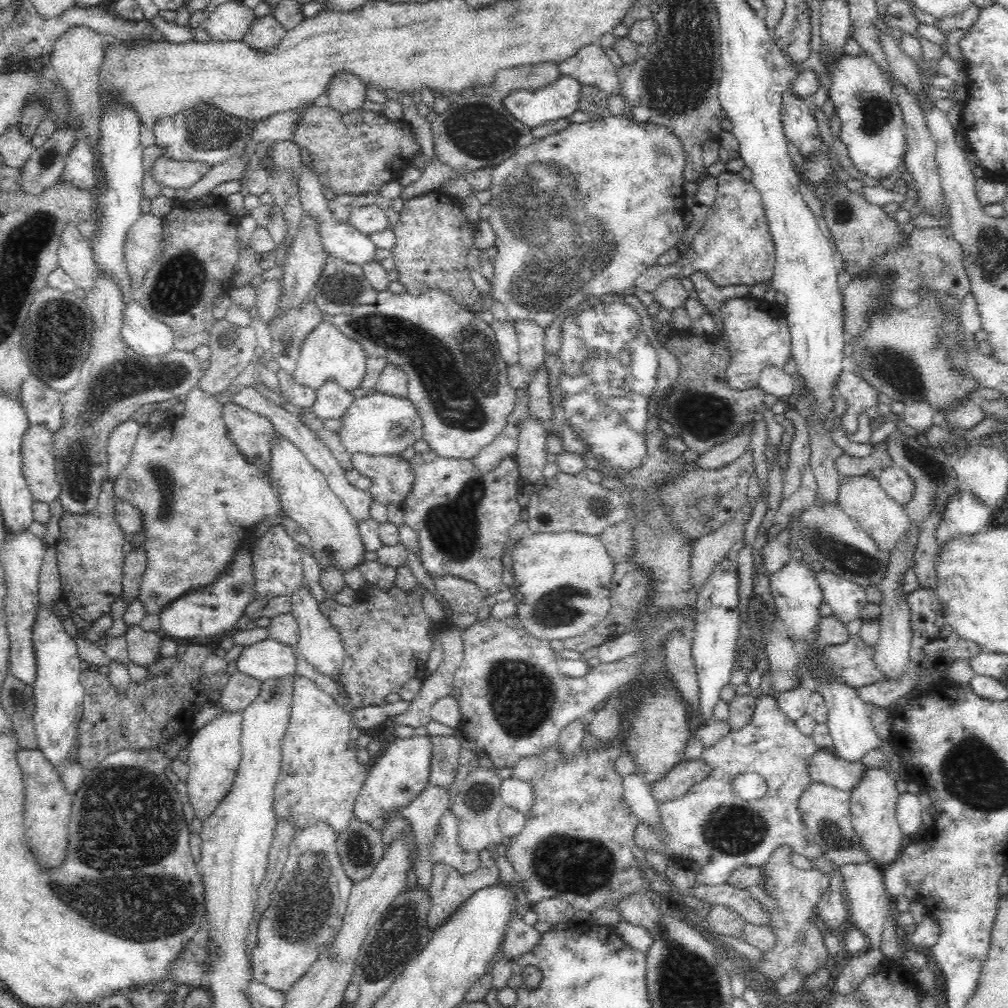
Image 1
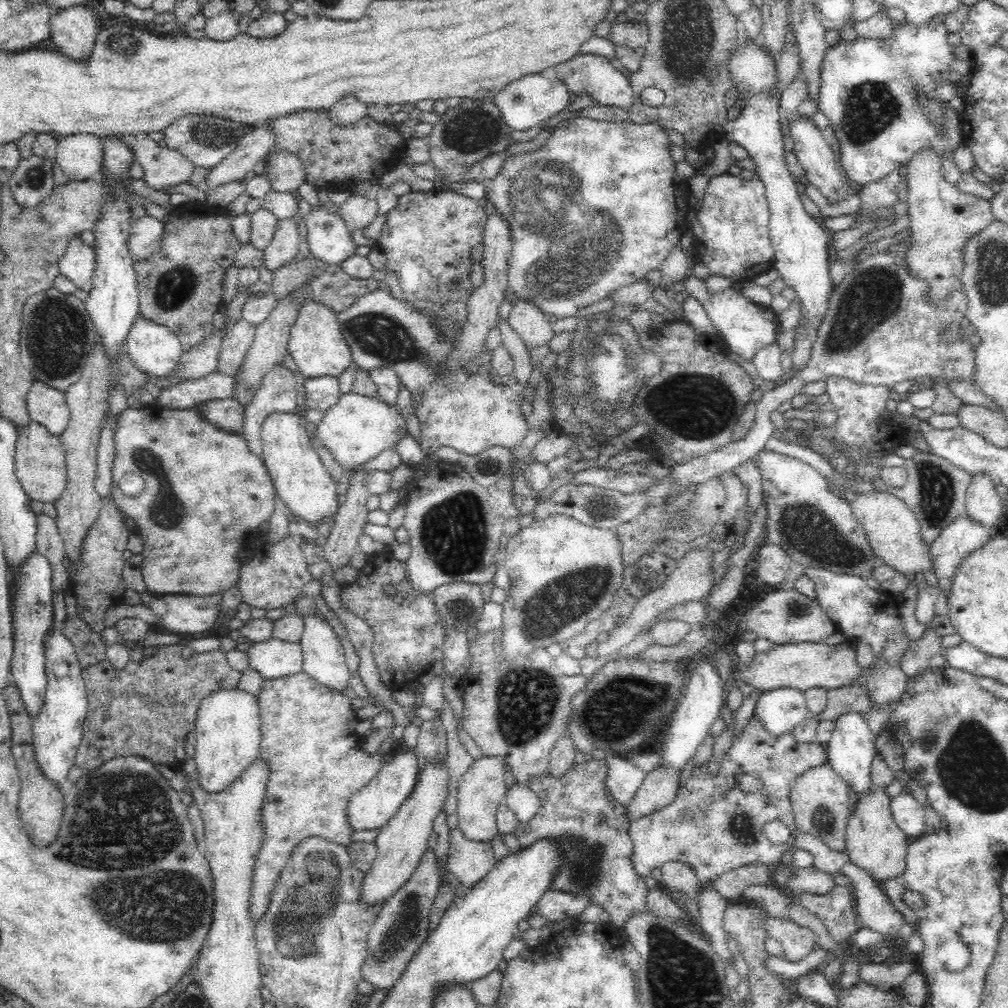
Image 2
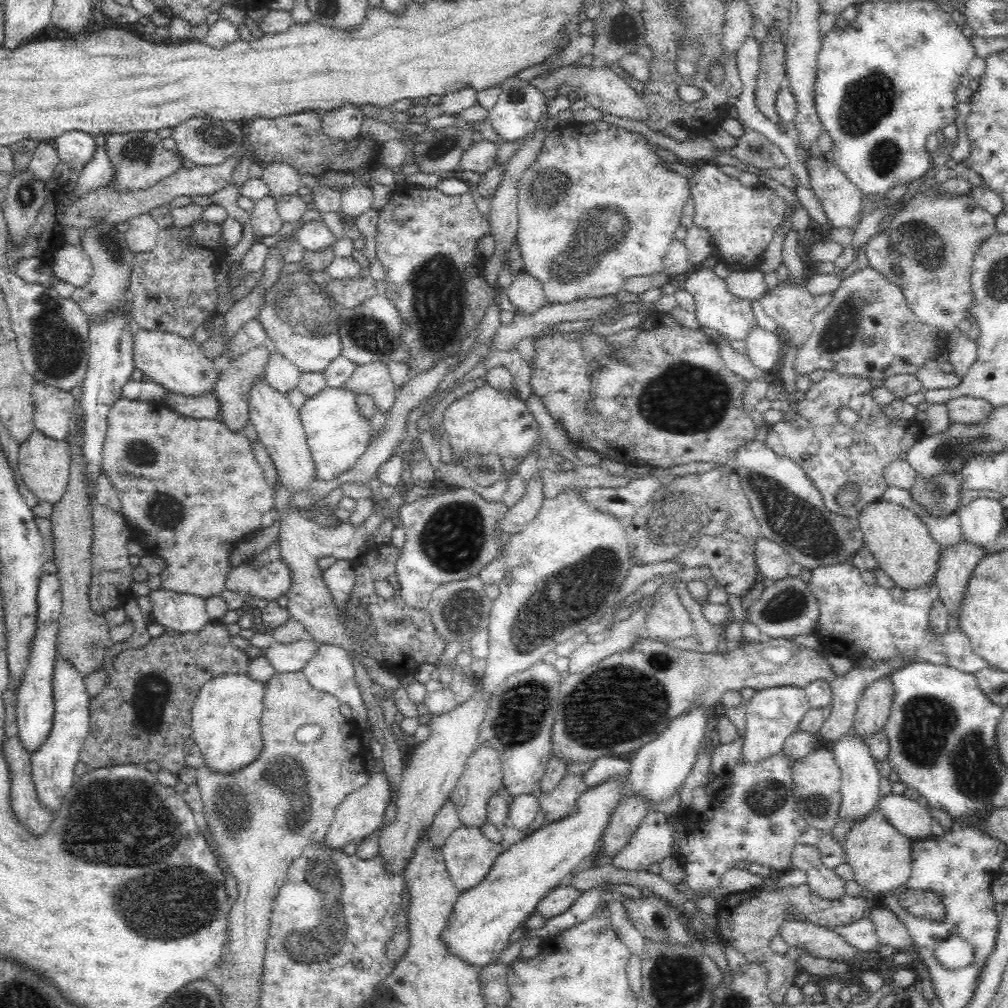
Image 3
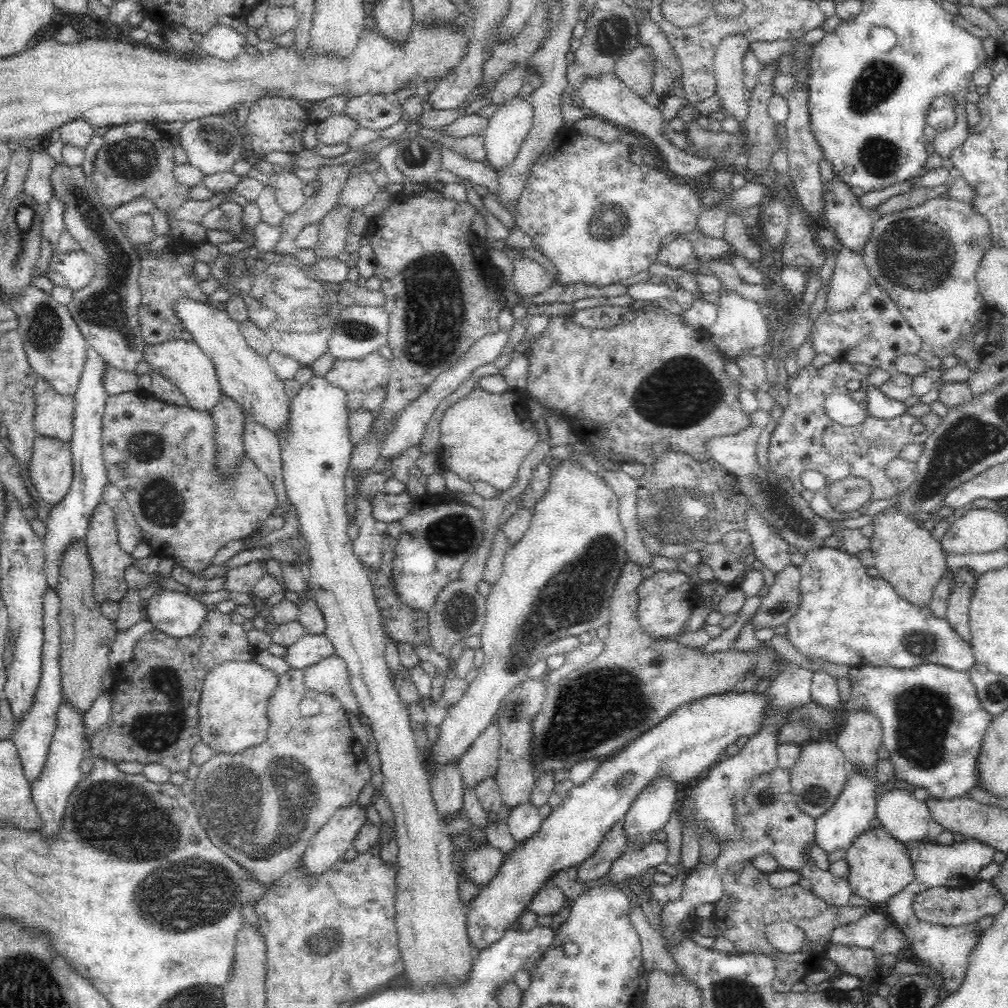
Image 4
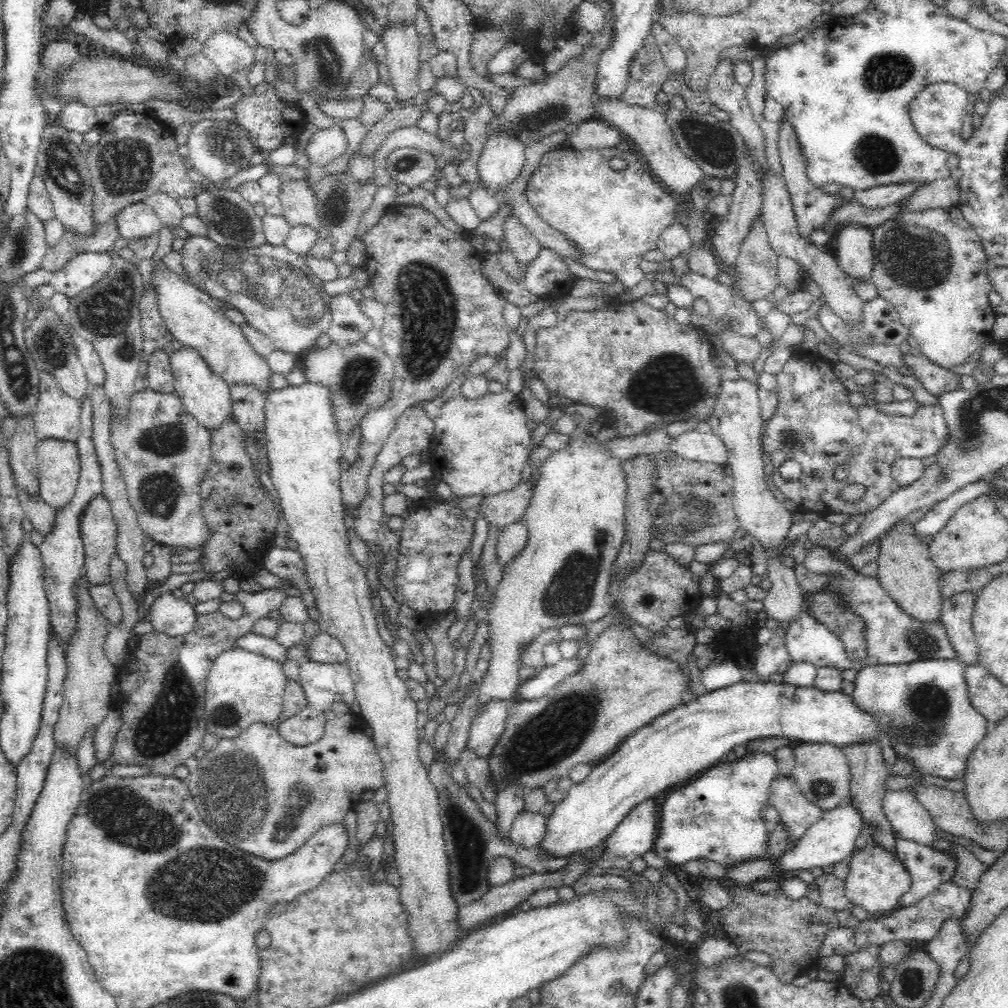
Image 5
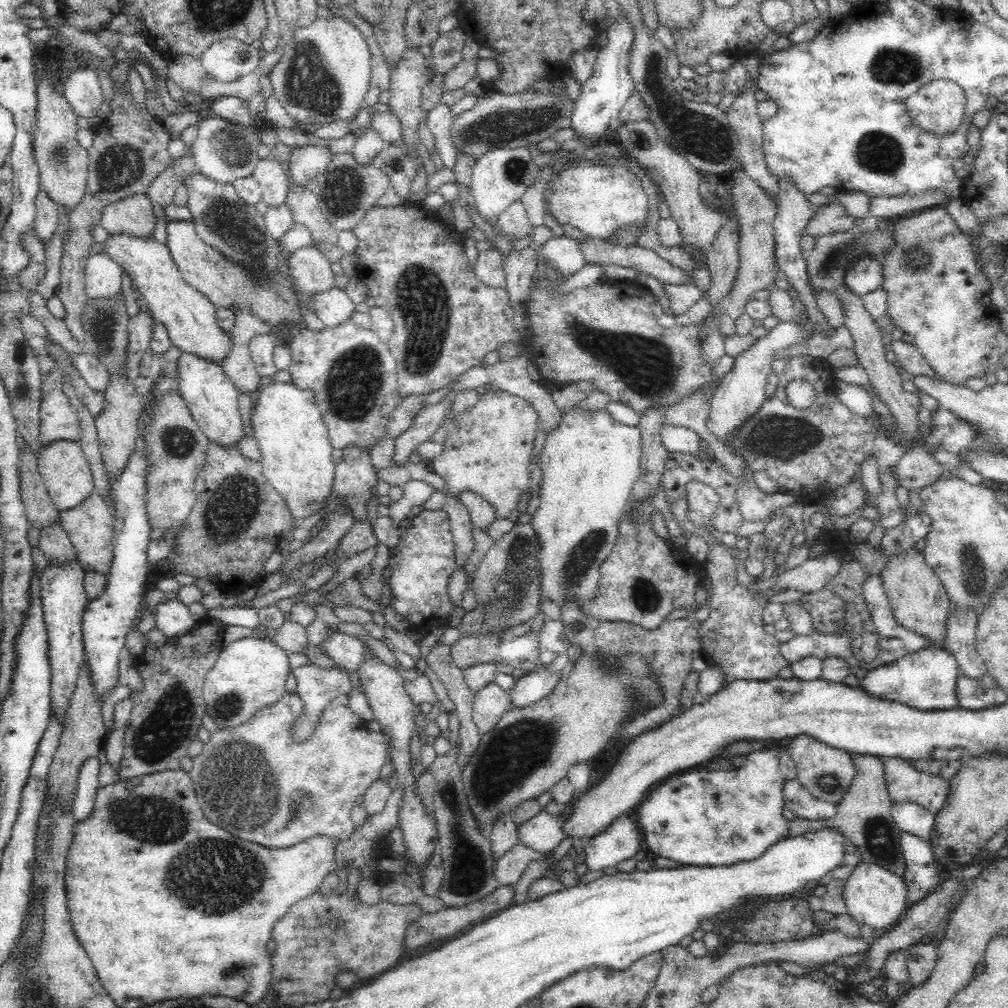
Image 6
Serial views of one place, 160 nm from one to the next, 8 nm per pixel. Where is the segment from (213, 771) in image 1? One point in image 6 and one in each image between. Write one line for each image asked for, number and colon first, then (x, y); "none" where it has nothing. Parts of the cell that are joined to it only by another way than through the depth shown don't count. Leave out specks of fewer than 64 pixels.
2: (228, 736)
3: (226, 716)
4: (233, 708)
5: (242, 688)
6: (251, 672)

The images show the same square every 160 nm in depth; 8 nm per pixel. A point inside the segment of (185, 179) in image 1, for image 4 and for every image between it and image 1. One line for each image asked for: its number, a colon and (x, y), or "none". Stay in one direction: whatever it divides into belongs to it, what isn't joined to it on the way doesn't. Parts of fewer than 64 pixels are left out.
2: (163, 167)
3: (140, 160)
4: (136, 159)

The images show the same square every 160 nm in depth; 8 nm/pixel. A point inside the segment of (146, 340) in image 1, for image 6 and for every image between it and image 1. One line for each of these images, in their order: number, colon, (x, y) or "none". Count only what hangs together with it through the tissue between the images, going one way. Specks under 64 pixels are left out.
2: (155, 350)
3: (178, 364)
4: (182, 362)
5: (207, 397)
6: (211, 396)

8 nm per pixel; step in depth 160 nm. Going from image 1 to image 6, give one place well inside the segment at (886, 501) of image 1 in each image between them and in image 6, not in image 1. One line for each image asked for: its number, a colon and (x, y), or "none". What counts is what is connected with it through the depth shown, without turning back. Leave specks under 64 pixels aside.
2: (893, 531)
3: (903, 547)
4: (907, 556)
5: (905, 570)
6: (918, 600)

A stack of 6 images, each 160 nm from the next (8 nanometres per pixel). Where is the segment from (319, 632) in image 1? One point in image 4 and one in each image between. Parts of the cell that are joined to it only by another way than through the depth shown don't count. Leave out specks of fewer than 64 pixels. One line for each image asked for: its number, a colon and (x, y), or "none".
2: (324, 660)
3: (331, 671)
4: (330, 676)

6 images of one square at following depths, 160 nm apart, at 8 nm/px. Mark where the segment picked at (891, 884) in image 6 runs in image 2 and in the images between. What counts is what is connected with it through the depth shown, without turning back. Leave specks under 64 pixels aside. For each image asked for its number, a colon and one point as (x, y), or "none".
2: (873, 841)
3: (880, 857)
4: (879, 865)
5: (877, 881)

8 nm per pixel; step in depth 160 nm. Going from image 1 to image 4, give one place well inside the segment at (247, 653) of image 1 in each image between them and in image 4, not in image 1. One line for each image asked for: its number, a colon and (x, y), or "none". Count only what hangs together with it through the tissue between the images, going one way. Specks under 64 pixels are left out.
2: (274, 658)
3: (291, 657)
4: (309, 649)

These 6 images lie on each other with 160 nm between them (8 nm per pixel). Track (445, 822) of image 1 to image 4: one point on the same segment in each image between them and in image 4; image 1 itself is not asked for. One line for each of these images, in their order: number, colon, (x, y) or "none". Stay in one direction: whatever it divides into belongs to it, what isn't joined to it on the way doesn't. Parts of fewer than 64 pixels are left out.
2: (469, 861)
3: (469, 855)
4: (479, 862)

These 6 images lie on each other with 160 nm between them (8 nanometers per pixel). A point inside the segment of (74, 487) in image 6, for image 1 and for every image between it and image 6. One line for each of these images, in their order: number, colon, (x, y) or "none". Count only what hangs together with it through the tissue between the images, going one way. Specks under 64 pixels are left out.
1: (38, 460)
2: (40, 465)
3: (43, 465)
4: (51, 472)
5: (58, 460)

